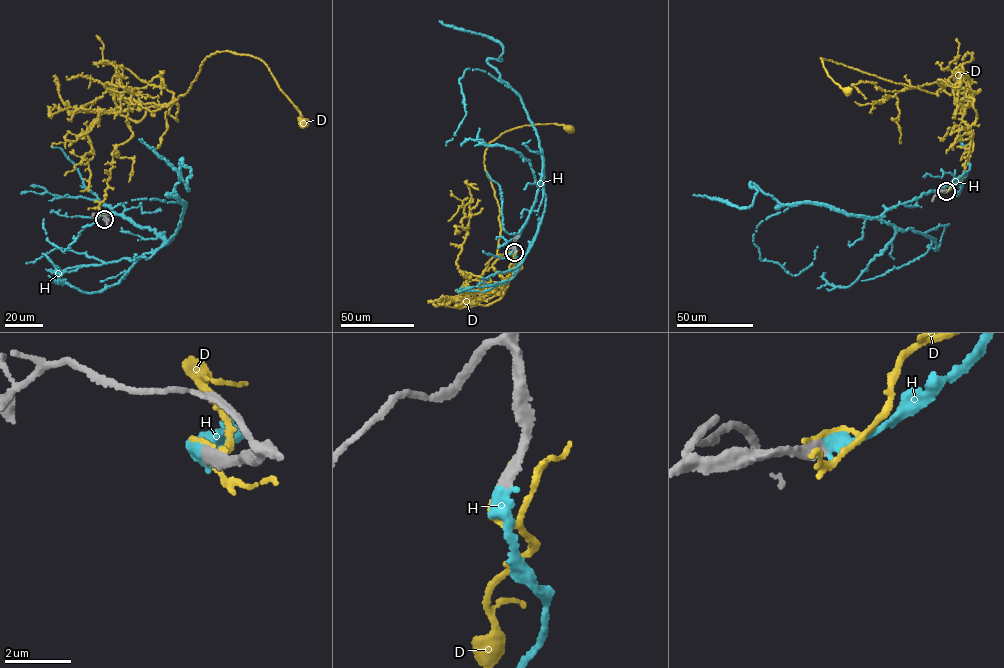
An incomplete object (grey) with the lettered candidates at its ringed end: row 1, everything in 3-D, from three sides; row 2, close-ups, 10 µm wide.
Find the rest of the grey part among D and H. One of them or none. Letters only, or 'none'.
H

